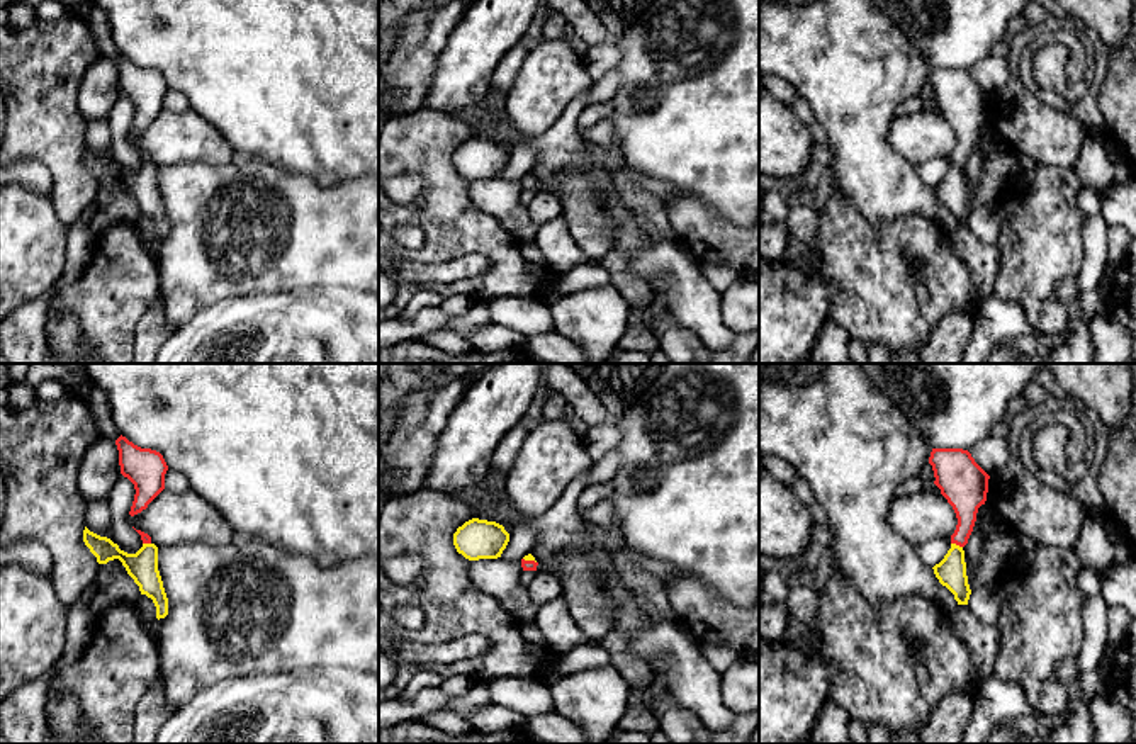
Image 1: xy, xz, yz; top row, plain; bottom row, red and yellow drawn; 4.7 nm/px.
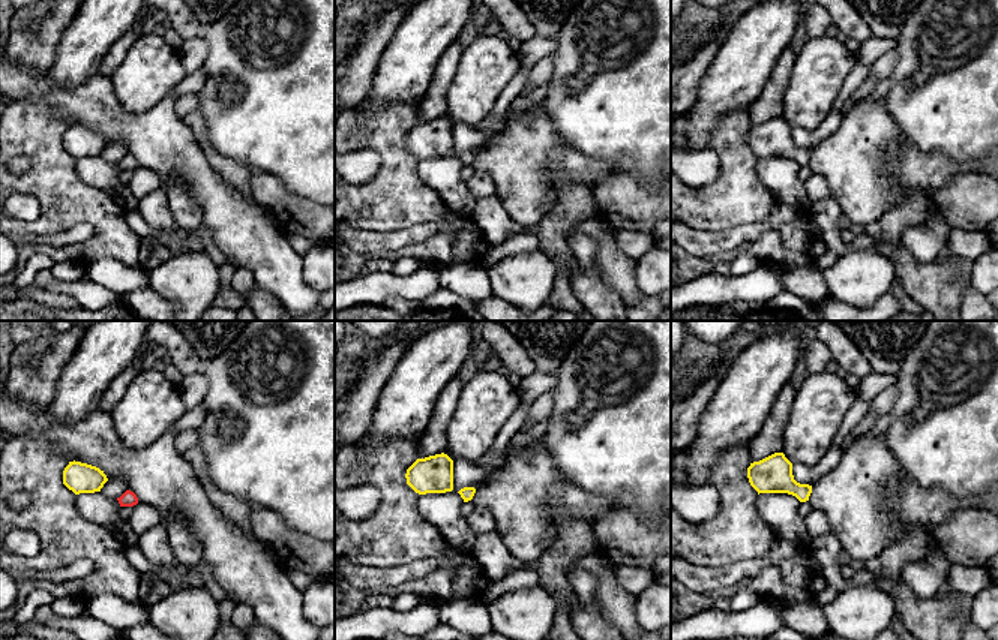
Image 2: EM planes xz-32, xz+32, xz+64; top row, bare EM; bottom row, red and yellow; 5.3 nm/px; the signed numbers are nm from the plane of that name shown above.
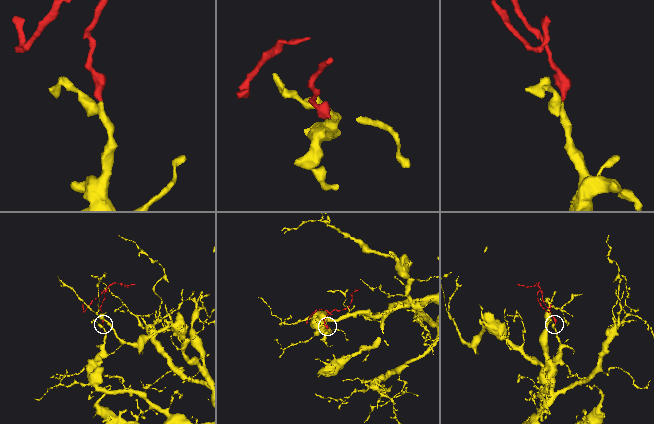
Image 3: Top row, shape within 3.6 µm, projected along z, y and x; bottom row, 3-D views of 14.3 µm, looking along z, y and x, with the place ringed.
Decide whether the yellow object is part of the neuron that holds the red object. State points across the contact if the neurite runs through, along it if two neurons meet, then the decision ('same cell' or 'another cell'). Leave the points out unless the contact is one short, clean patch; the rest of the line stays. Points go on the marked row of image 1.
way yz (965, 493), (965, 527), (956, 544), (951, 571); same cell

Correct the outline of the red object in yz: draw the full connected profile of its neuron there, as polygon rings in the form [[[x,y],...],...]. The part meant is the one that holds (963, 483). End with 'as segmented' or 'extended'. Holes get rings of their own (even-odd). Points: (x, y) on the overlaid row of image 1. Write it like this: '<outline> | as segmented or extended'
[[[932,448],[929,464],[934,471],[934,484],[958,518],[951,549],[932,569],[939,583],[954,595],[958,605],[968,605],[971,589],[963,547],[973,532],[978,508],[987,501],[990,476],[963,448]]] | extended

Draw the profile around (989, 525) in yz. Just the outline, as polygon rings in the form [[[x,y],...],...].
[[[987,503],[978,508],[975,525],[981,532],[983,544],[1004,530]]]

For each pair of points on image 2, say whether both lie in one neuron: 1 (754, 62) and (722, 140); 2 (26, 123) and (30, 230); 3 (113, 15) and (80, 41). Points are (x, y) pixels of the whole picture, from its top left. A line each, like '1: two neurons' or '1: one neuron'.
1: two neurons
2: one neuron
3: one neuron

